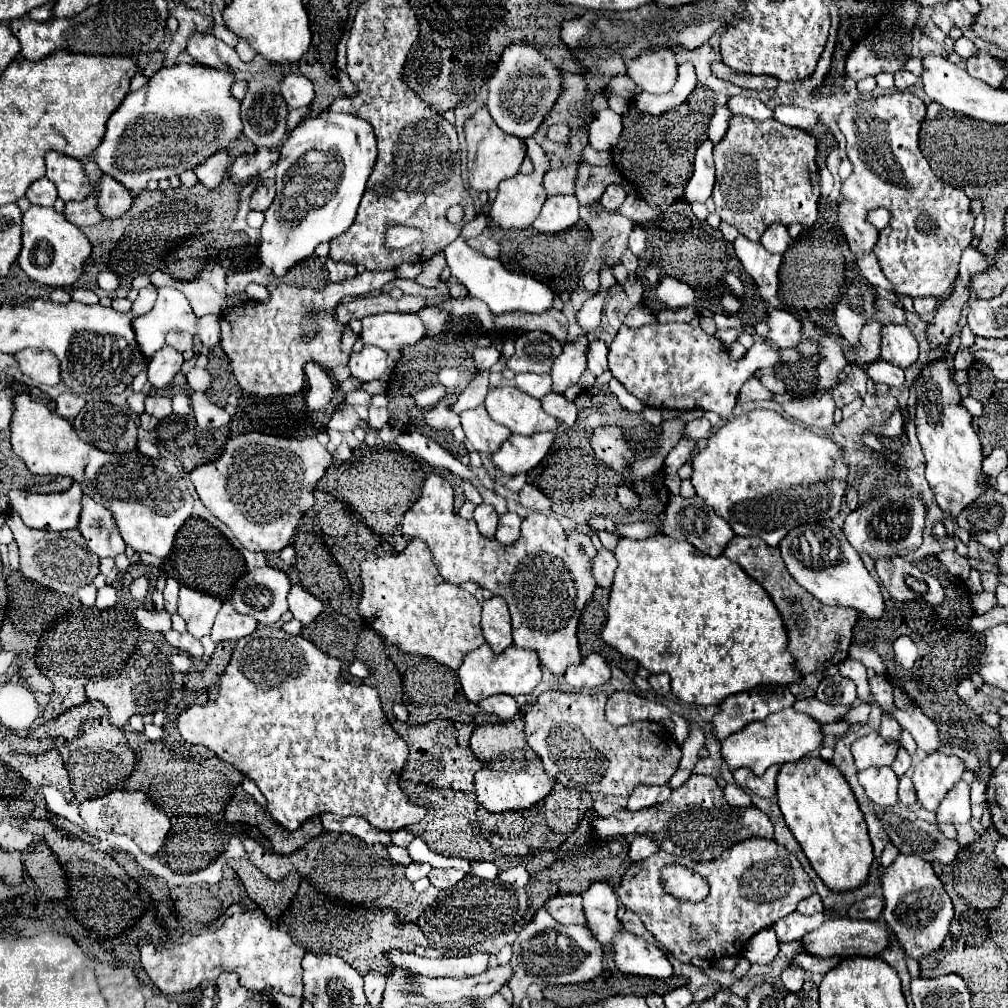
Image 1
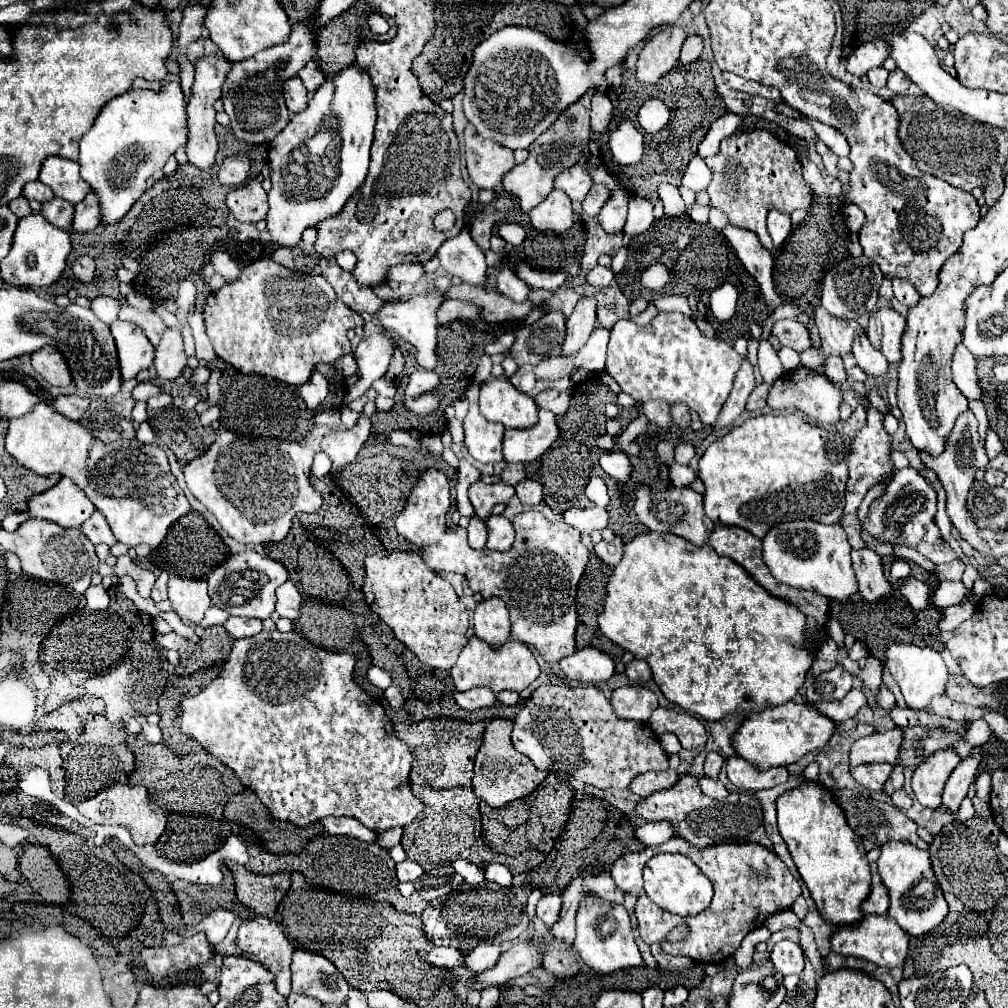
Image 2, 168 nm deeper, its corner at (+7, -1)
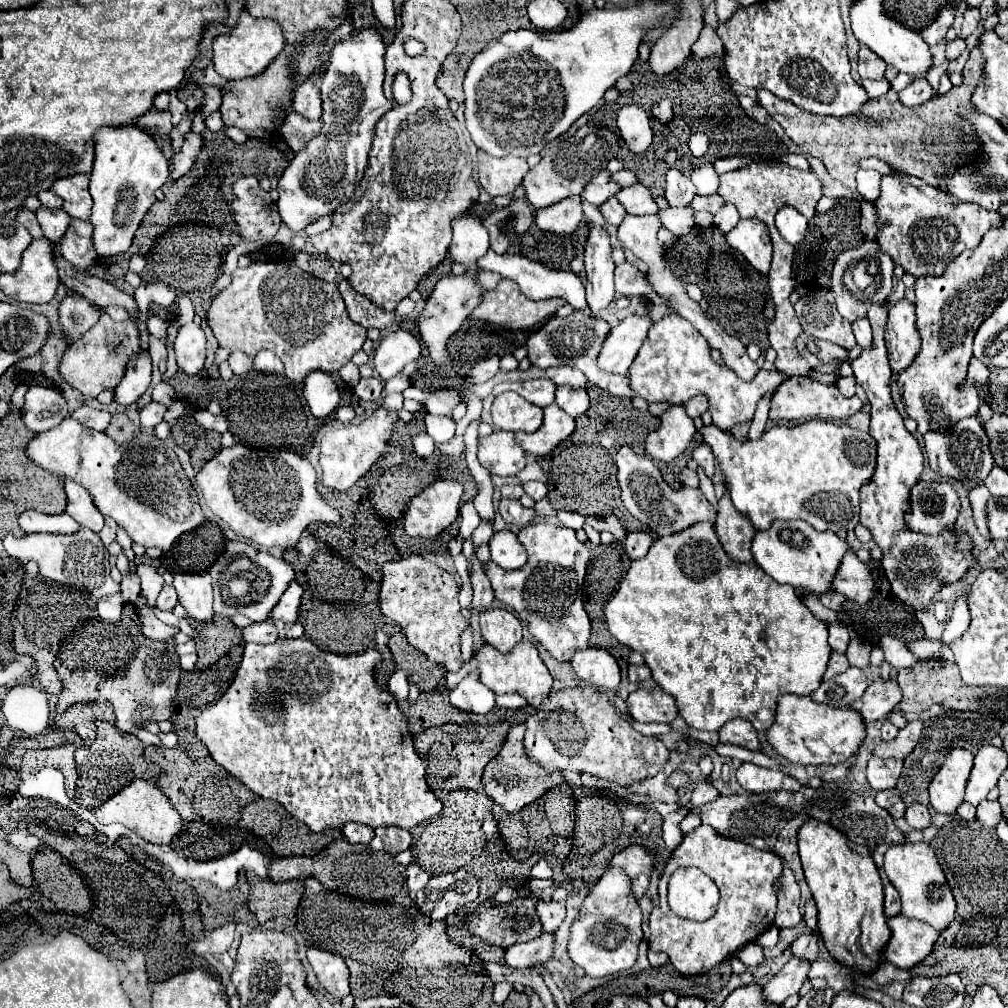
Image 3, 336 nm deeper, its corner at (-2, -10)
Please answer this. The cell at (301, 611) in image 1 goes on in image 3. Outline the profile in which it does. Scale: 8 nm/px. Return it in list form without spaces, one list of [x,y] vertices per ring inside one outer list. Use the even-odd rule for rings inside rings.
[[[291,581],[291,585],[287,587],[285,595],[279,599],[277,607],[271,611],[273,619],[281,619],[283,623],[297,623],[299,619],[299,605],[301,605],[301,595],[303,589],[297,581]]]

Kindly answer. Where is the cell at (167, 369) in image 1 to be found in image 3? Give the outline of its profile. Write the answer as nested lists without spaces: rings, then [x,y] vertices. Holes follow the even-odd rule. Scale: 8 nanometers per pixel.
[[[183,325],[173,343],[179,371],[197,375],[205,363],[205,333],[199,325]]]

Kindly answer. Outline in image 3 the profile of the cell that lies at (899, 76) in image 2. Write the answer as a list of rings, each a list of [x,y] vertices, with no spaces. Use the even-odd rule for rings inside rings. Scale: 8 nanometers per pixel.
[[[915,79],[905,89],[899,91],[899,101],[903,105],[907,105],[907,107],[921,105],[921,103],[925,103],[929,99],[931,99],[931,85],[927,83],[927,79]]]

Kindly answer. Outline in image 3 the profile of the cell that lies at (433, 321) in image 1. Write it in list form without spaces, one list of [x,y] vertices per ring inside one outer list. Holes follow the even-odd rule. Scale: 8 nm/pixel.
[[[501,279],[499,285],[493,291],[485,291],[481,303],[471,311],[469,319],[477,319],[477,321],[487,321],[487,323],[495,323],[499,327],[505,329],[531,329],[535,325],[545,323],[549,317],[553,317],[553,313],[557,311],[557,307],[565,305],[565,299],[545,299],[545,301],[531,301],[527,299],[517,283],[509,281],[509,279]]]

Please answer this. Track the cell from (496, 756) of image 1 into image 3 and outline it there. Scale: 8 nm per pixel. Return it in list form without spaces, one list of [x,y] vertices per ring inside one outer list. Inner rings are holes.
[[[513,725],[507,733],[507,739],[503,743],[503,749],[499,751],[499,755],[485,767],[483,771],[483,787],[485,787],[485,793],[497,801],[503,811],[507,813],[513,813],[513,811],[519,811],[521,803],[519,799],[525,799],[525,801],[535,801],[539,797],[539,791],[543,789],[549,789],[557,783],[563,781],[563,773],[561,771],[545,771],[541,769],[539,765],[533,765],[525,751],[523,751],[523,735],[525,735],[525,725]]]

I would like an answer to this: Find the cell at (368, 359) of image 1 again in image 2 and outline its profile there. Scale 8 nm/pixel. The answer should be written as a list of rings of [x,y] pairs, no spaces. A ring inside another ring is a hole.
[[[382,332],[370,334],[360,340],[354,352],[356,362],[358,362],[360,380],[346,391],[342,401],[343,406],[360,398],[372,386],[374,380],[386,374],[394,348],[396,348],[396,342],[388,334],[382,334]]]

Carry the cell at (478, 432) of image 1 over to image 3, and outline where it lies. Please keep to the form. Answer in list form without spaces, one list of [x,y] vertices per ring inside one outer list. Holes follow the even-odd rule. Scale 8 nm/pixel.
[[[493,431],[487,437],[479,437],[479,463],[491,475],[515,475],[525,467],[525,453],[515,443],[513,433]]]

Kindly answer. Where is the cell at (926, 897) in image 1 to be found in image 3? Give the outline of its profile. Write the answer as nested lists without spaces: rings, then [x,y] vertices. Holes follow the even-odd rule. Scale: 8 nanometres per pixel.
[[[903,843],[903,845],[893,845],[885,853],[885,873],[891,881],[891,885],[899,891],[901,895],[901,915],[909,919],[921,919],[929,923],[935,931],[945,931],[947,925],[955,917],[955,901],[951,895],[951,889],[945,881],[945,875],[941,871],[941,865],[937,863],[935,853],[931,851],[929,843]]]

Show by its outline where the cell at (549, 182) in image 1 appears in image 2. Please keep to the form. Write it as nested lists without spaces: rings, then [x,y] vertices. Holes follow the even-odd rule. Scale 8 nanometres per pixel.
[[[572,166],[570,170],[566,170],[564,174],[560,174],[560,178],[556,178],[556,188],[564,190],[570,200],[582,202],[584,196],[588,194],[588,190],[592,188],[592,176],[588,172],[586,166]]]

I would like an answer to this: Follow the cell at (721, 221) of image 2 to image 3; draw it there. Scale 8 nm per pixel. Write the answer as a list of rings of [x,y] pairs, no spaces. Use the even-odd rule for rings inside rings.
[[[725,203],[725,205],[721,207],[721,211],[715,215],[715,225],[717,225],[723,233],[729,233],[729,231],[735,227],[735,223],[739,223],[739,213],[737,213],[737,209],[735,209],[733,205]]]

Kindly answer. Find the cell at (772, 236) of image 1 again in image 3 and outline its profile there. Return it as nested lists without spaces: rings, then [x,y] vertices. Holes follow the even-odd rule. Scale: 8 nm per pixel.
[[[793,207],[779,209],[779,213],[775,215],[775,223],[781,237],[785,237],[787,243],[793,247],[799,245],[807,235],[807,219]]]

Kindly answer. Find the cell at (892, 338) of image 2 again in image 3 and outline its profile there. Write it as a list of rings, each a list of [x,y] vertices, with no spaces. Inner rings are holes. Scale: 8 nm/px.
[[[899,301],[889,309],[889,319],[885,325],[885,345],[889,353],[889,365],[893,371],[901,373],[913,363],[921,345],[919,335],[915,331],[913,303]]]

